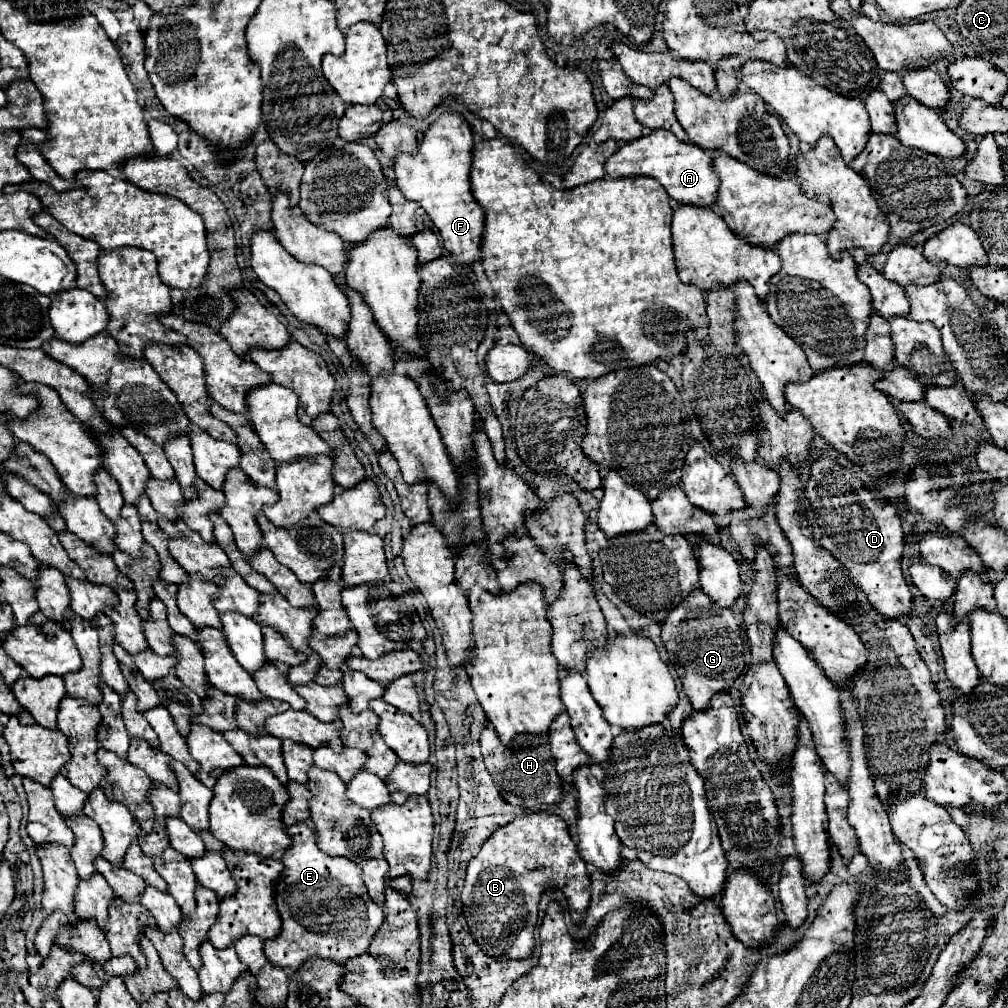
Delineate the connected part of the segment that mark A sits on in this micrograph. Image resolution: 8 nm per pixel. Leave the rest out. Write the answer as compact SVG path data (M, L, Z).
M652 130L650 134L644 134L632 142L620 144L616 154L606 160L604 170L612 178L652 176L666 188L670 198L684 204L710 206L718 190L718 180L712 172L712 152L700 148L698 144L682 142L668 130Z

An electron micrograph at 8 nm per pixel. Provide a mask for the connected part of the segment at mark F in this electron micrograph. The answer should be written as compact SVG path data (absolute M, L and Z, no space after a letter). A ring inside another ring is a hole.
M446 106L446 112L430 124L424 136L418 142L414 154L396 156L394 172L396 172L396 186L408 198L418 202L426 214L432 218L434 226L438 228L440 240L446 250L458 256L460 264L472 264L480 260L480 238L484 230L484 210L476 204L470 196L470 160L472 160L472 130L468 122Z

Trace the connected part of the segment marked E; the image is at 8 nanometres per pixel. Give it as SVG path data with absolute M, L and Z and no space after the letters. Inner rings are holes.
M294 824L288 828L288 834L294 844L282 856L284 870L276 884L282 932L264 942L266 958L276 968L298 972L312 958L342 964L348 958L364 954L384 922L384 912L370 900L362 882L362 868L348 858L322 854L316 844L316 832L308 824Z

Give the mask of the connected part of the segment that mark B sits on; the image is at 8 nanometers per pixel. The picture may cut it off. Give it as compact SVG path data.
M532 812L532 814L516 816L512 822L496 828L482 844L480 852L468 862L466 882L462 890L462 904L472 936L490 956L528 958L534 948L532 932L536 926L540 894L546 888L556 888L556 886L564 890L570 902L572 918L578 924L590 902L590 876L586 870L586 862L576 852L576 844L570 838L566 822L558 814L548 814L548 812Z

